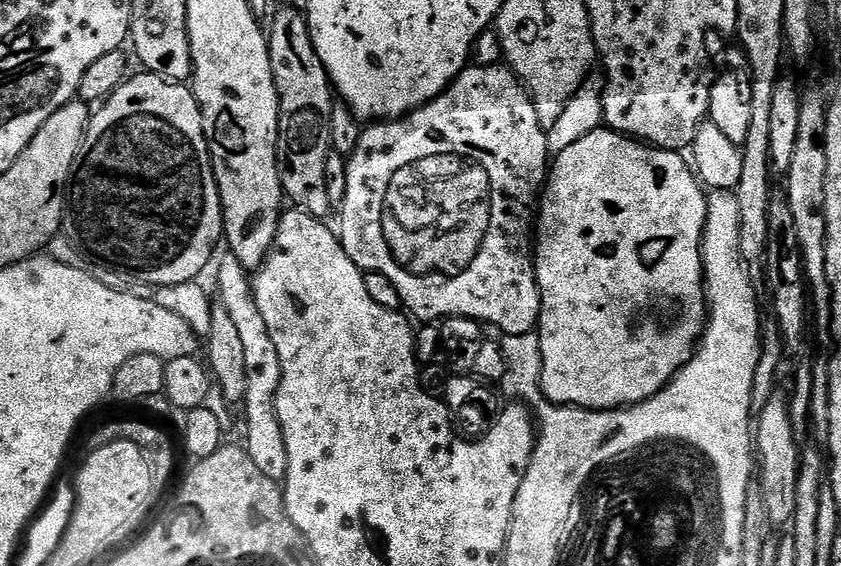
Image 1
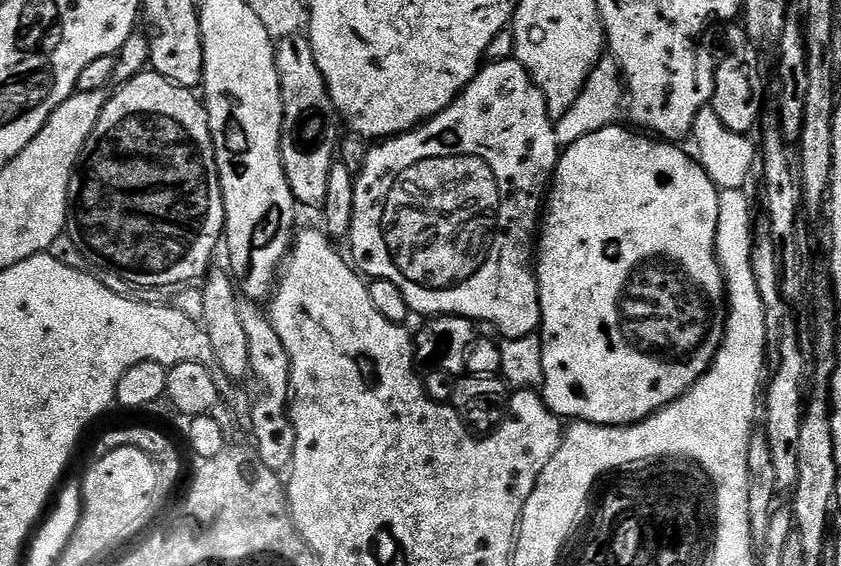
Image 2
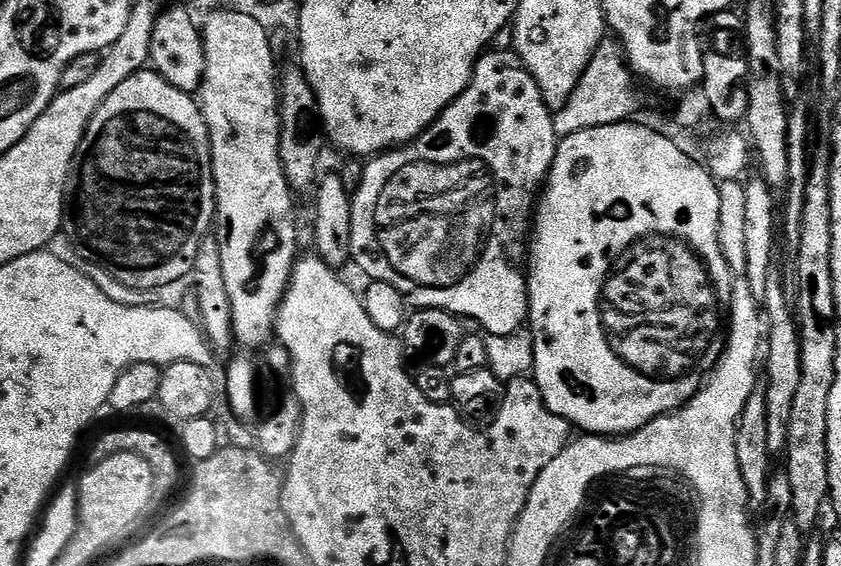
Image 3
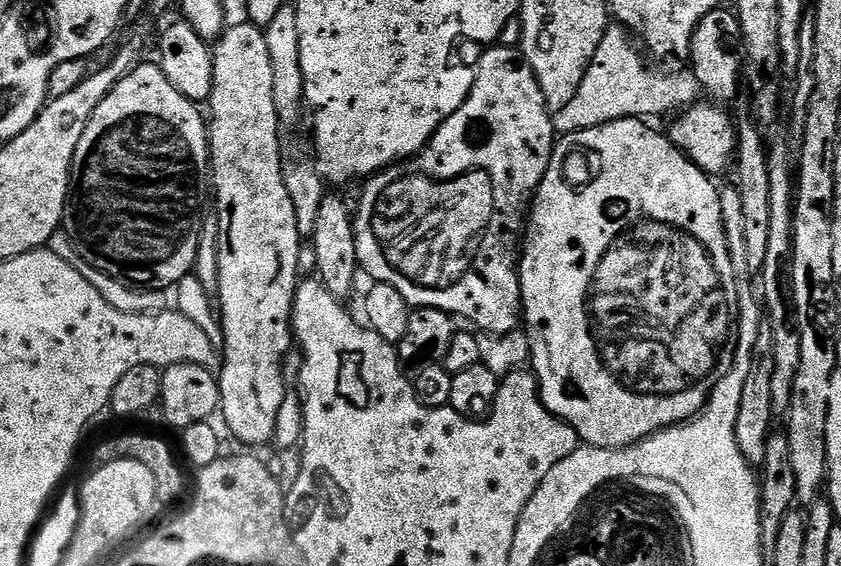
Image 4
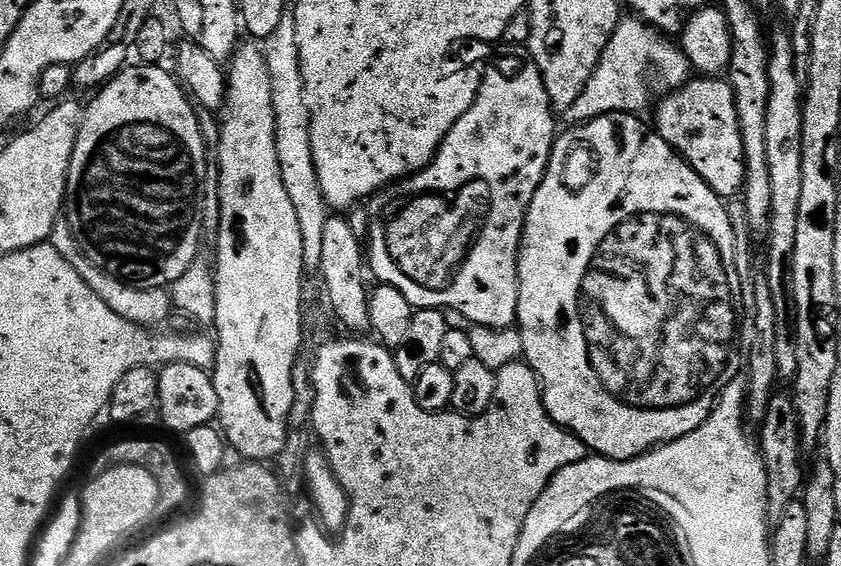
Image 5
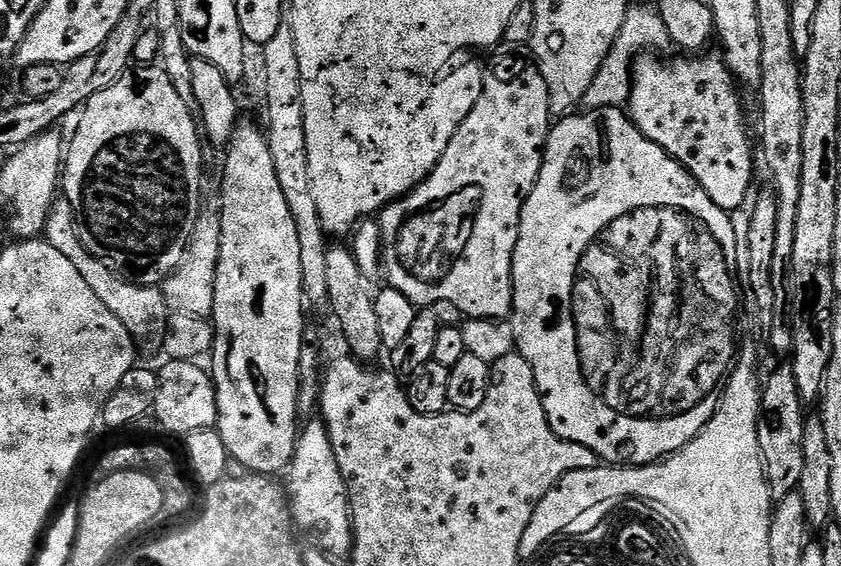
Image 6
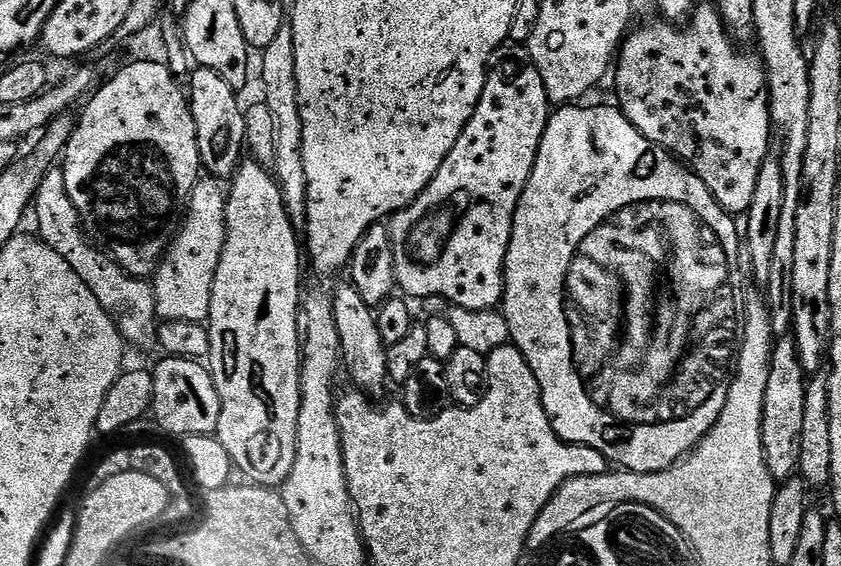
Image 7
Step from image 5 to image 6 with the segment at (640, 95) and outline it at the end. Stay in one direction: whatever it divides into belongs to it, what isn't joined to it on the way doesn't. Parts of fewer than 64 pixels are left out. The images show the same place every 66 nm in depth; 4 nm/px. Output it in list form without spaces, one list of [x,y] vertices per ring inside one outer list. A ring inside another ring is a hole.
[[[631,3],[626,18],[623,19],[618,37],[614,40],[610,52],[599,67],[589,90],[584,95],[584,104],[587,109],[621,107],[631,99],[632,93],[632,65],[637,56],[645,52],[657,52],[673,49],[673,42],[665,22],[662,21],[659,7],[650,4]]]

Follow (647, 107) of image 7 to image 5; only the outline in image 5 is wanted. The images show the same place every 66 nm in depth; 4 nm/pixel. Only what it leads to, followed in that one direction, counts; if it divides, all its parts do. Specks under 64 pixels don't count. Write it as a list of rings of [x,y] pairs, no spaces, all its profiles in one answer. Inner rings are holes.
[[[692,78],[679,91],[663,97],[655,108],[654,131],[707,182],[716,196],[739,197],[745,174],[742,134],[727,79]]]

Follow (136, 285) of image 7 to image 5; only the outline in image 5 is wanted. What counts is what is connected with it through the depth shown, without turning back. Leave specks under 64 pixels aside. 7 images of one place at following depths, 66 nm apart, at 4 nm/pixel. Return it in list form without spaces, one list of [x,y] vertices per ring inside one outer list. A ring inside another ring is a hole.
[[[67,219],[57,220],[50,233],[50,243],[54,250],[58,250],[58,254],[62,254],[62,258],[66,258],[66,262],[70,262],[70,266],[74,266],[74,270],[78,270],[78,274],[82,274],[86,286],[90,286],[90,290],[94,290],[94,294],[98,294],[98,298],[102,298],[102,302],[106,302],[106,306],[110,306],[110,310],[118,314],[118,318],[126,318],[126,322],[134,322],[140,328],[149,330],[159,329],[169,323],[174,312],[171,295],[164,290],[143,292],[141,288],[132,288],[129,284],[123,284],[118,277],[106,274],[101,268],[94,266],[94,262],[90,262],[86,254],[80,252]]]

